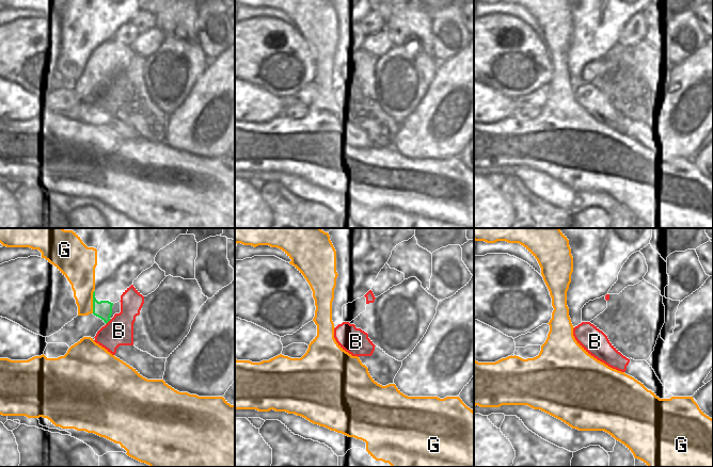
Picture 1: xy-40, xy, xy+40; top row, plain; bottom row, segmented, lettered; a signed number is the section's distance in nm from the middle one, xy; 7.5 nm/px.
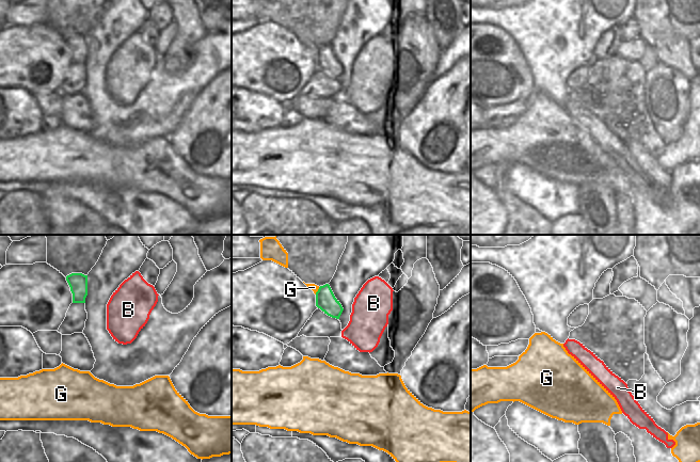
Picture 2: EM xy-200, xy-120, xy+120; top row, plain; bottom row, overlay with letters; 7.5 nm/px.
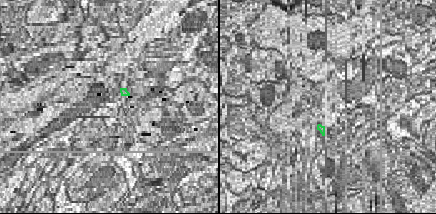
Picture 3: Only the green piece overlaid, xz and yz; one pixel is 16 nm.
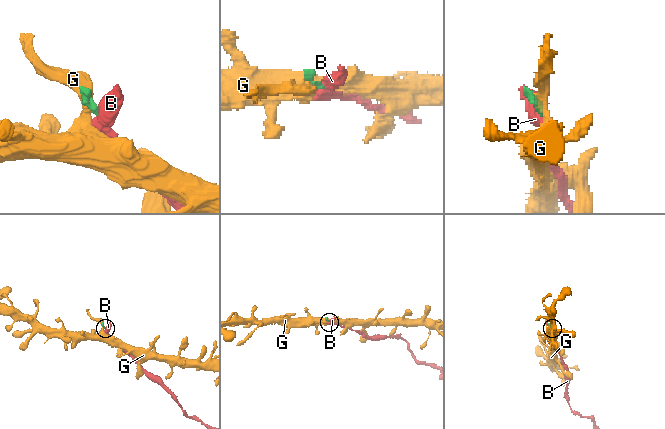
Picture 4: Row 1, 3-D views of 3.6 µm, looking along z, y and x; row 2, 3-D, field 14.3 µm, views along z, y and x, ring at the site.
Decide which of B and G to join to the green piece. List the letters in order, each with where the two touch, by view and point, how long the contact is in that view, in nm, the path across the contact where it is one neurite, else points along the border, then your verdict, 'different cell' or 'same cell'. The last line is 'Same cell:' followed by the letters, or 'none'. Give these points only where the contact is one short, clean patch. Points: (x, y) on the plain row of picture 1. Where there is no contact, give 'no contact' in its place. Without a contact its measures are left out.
B: xy-40 (108, 82) | 60 nm | same cell
G: xy-40 (93, 63) | 170 nm | along xy-40 (94, 52), (92, 74) | different cell
Same cell: B

